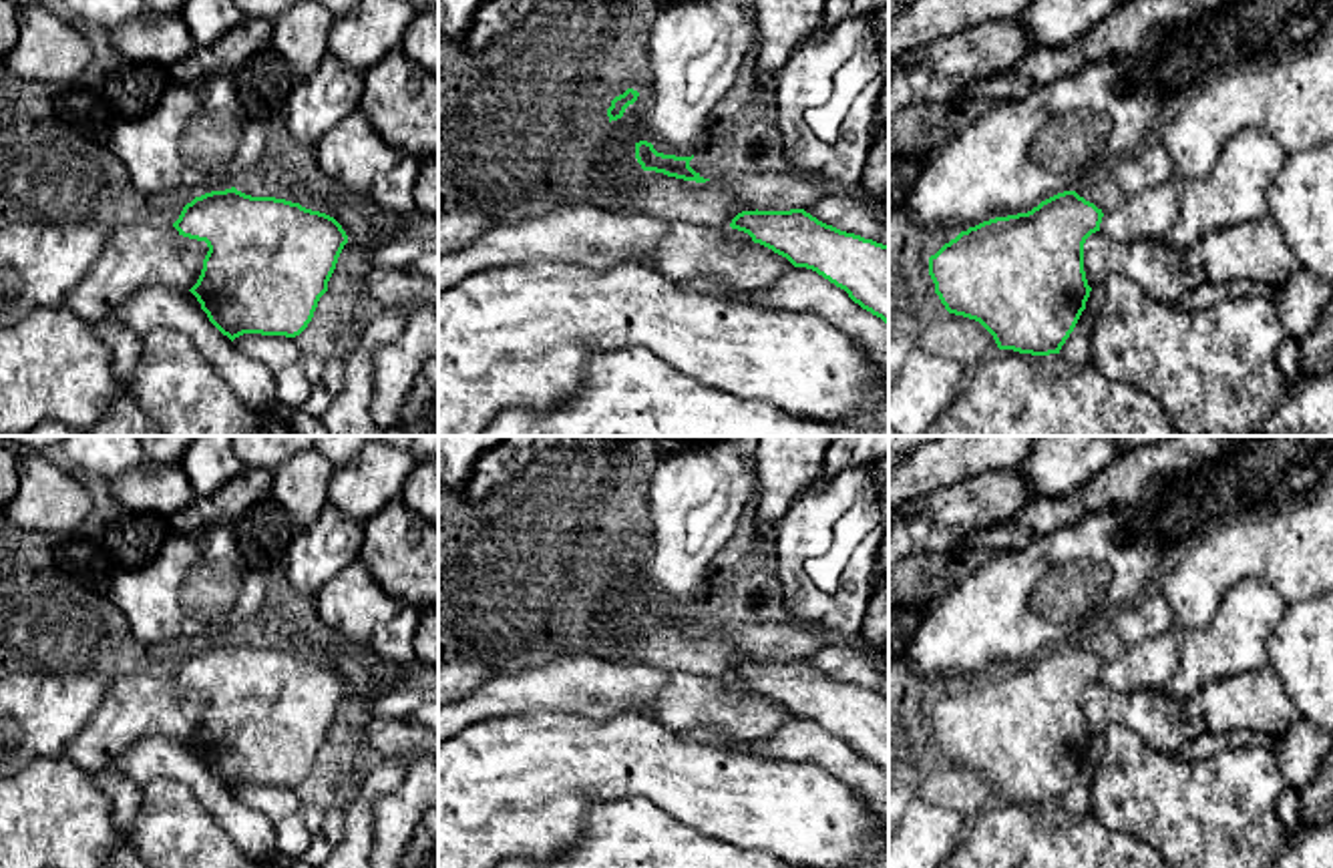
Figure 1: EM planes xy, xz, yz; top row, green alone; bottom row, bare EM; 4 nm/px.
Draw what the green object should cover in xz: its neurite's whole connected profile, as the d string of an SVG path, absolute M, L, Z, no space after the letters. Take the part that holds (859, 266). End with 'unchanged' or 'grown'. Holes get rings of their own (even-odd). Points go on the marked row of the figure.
M804 209L742 211L730 227L794 267L816 271L889 326L889 245L840 231Z; unchanged

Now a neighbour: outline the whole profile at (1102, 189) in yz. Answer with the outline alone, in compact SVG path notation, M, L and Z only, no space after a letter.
M1108 169L1082 185L1076 193L1094 203L1104 215L1118 209L1126 199L1124 191L1118 187Z

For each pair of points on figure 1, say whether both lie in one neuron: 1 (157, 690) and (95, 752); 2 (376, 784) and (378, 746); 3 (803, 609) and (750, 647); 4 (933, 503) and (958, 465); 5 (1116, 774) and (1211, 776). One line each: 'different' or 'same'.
1: same
2: different
3: different
4: different
5: same

